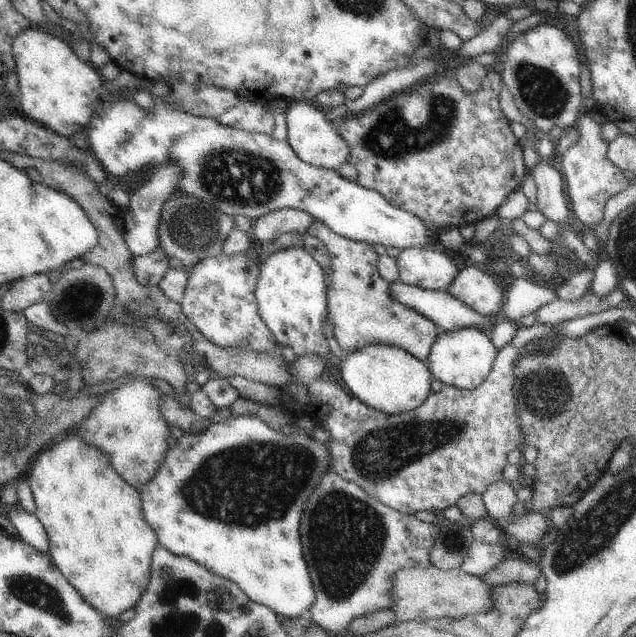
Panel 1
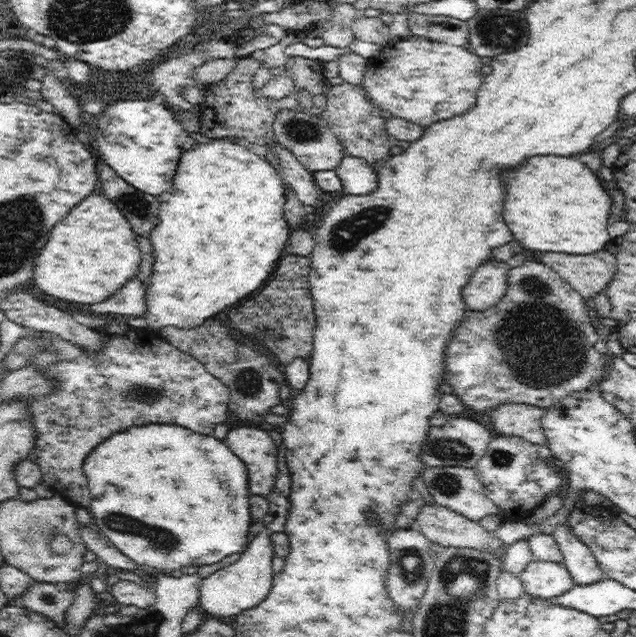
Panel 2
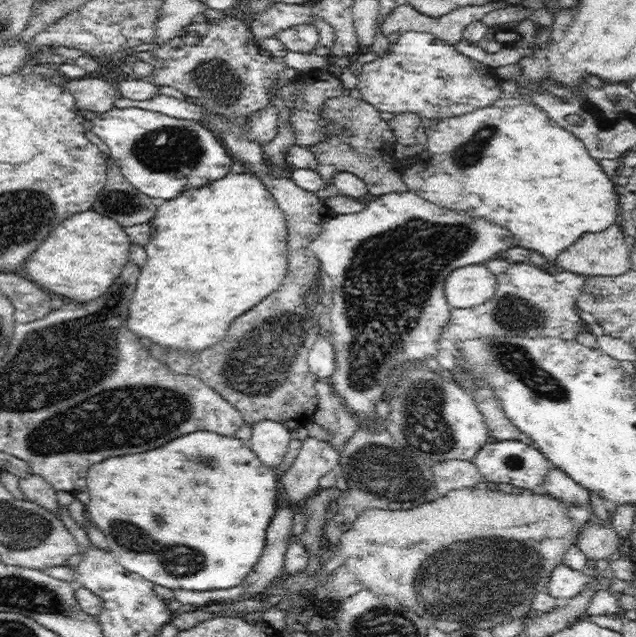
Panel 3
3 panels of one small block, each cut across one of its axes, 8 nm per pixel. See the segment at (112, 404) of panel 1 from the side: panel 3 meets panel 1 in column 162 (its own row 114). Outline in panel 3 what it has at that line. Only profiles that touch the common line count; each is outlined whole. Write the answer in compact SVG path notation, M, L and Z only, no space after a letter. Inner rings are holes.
M404 32L393 43L387 54L372 62L364 63L360 72L355 74L358 80L357 88L362 98L380 112L416 113L423 118L441 118L460 116L473 110L490 106L501 95L501 81L493 67L486 66L455 49L454 45L436 38L429 32Z

